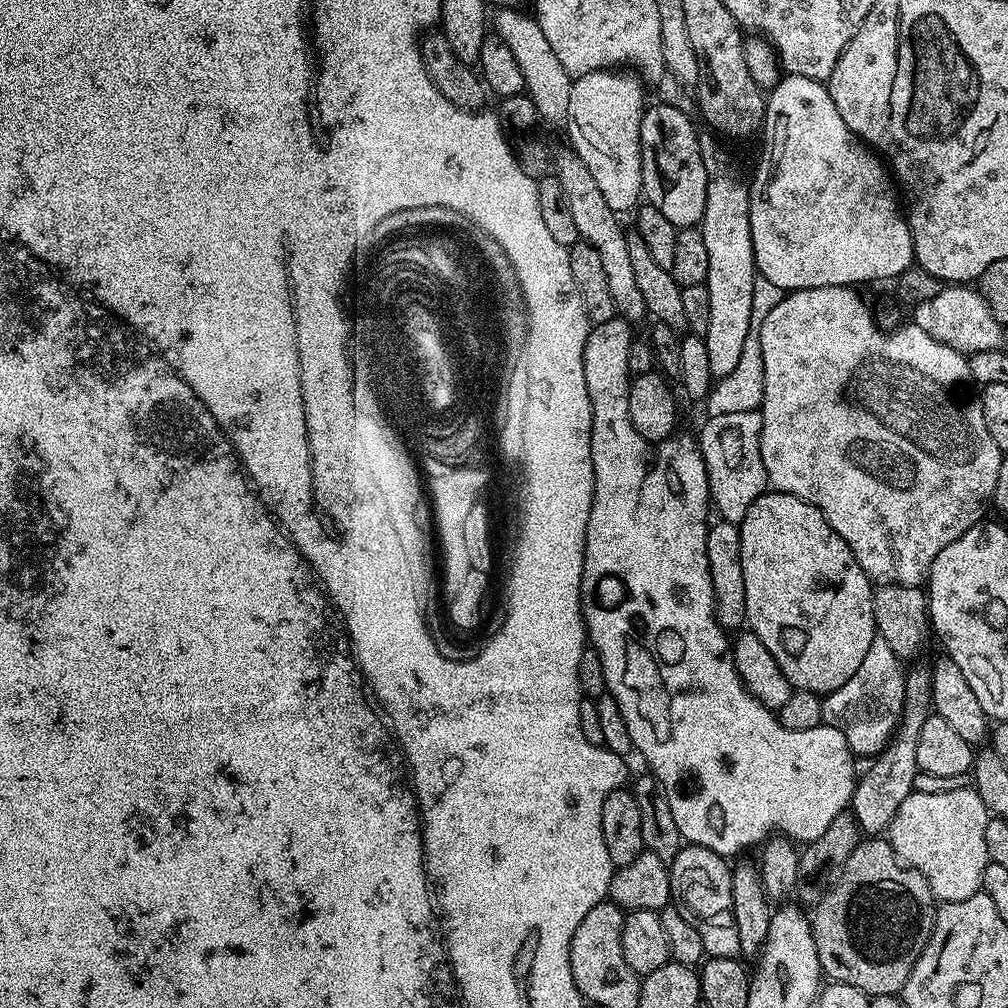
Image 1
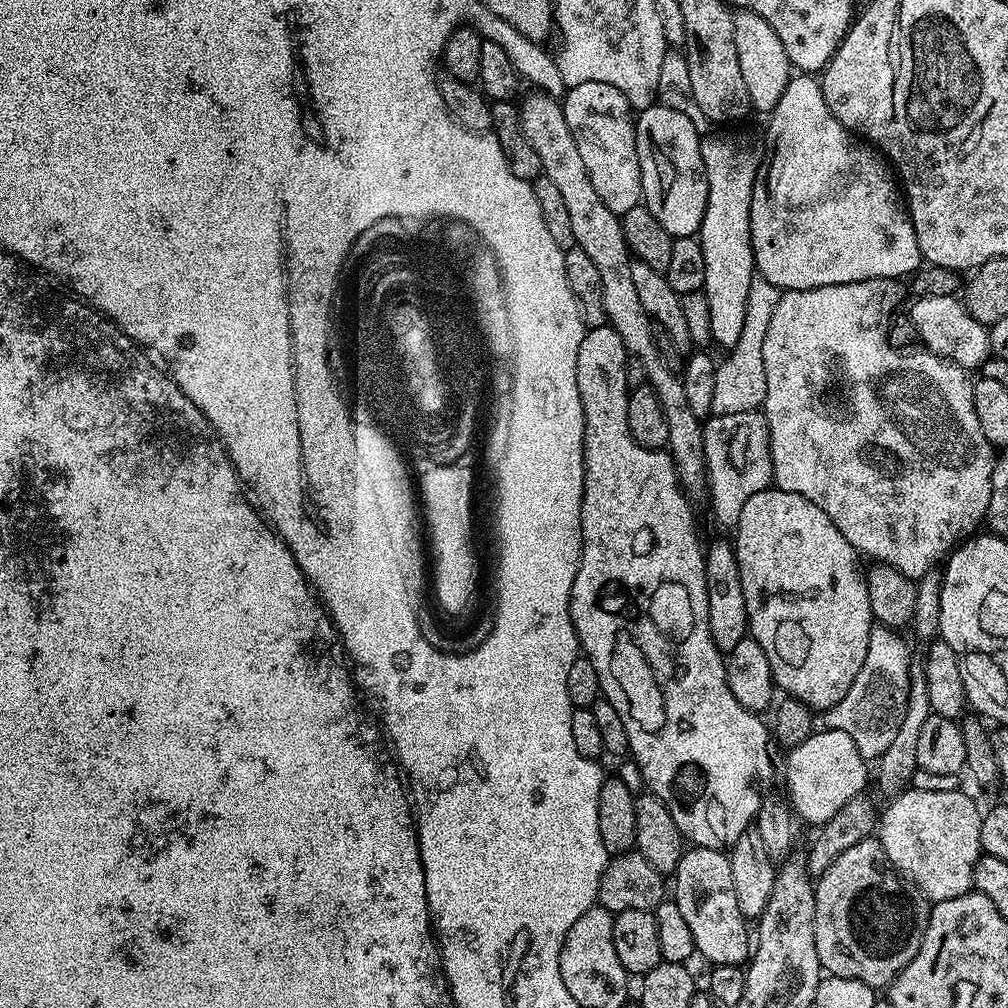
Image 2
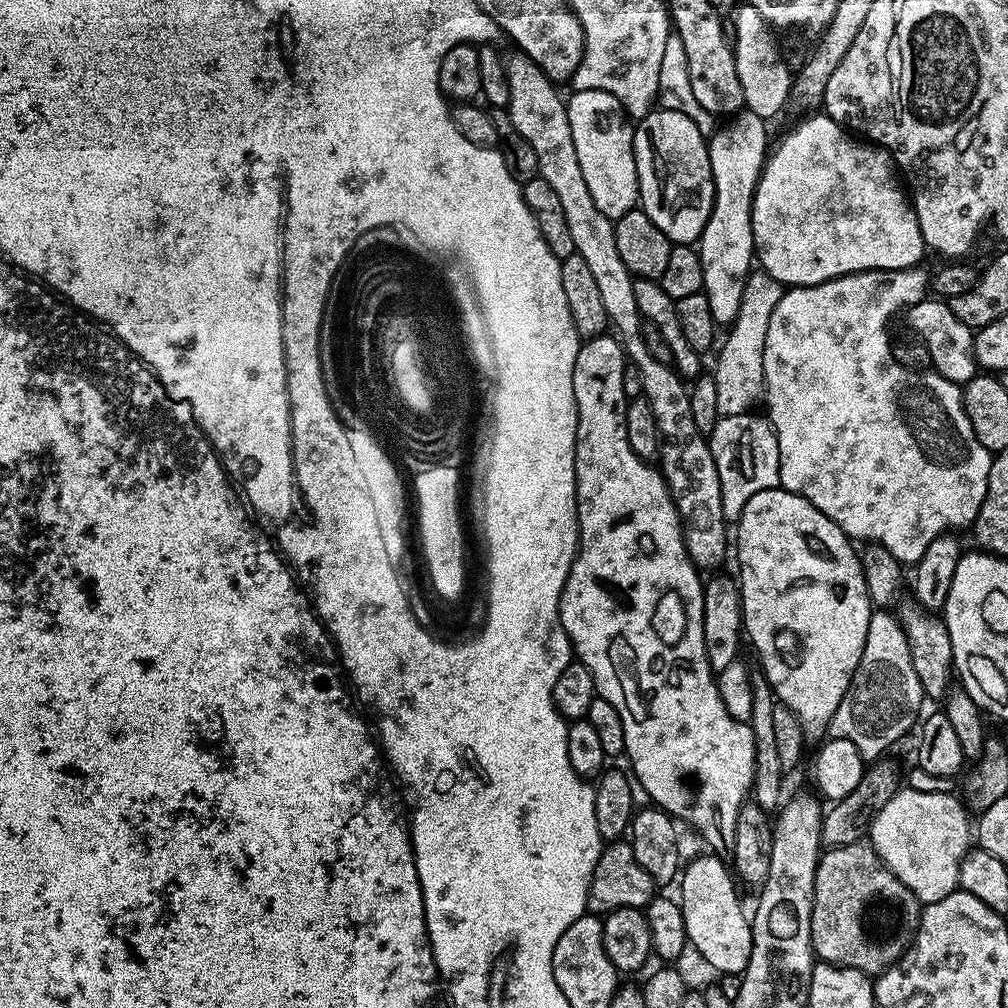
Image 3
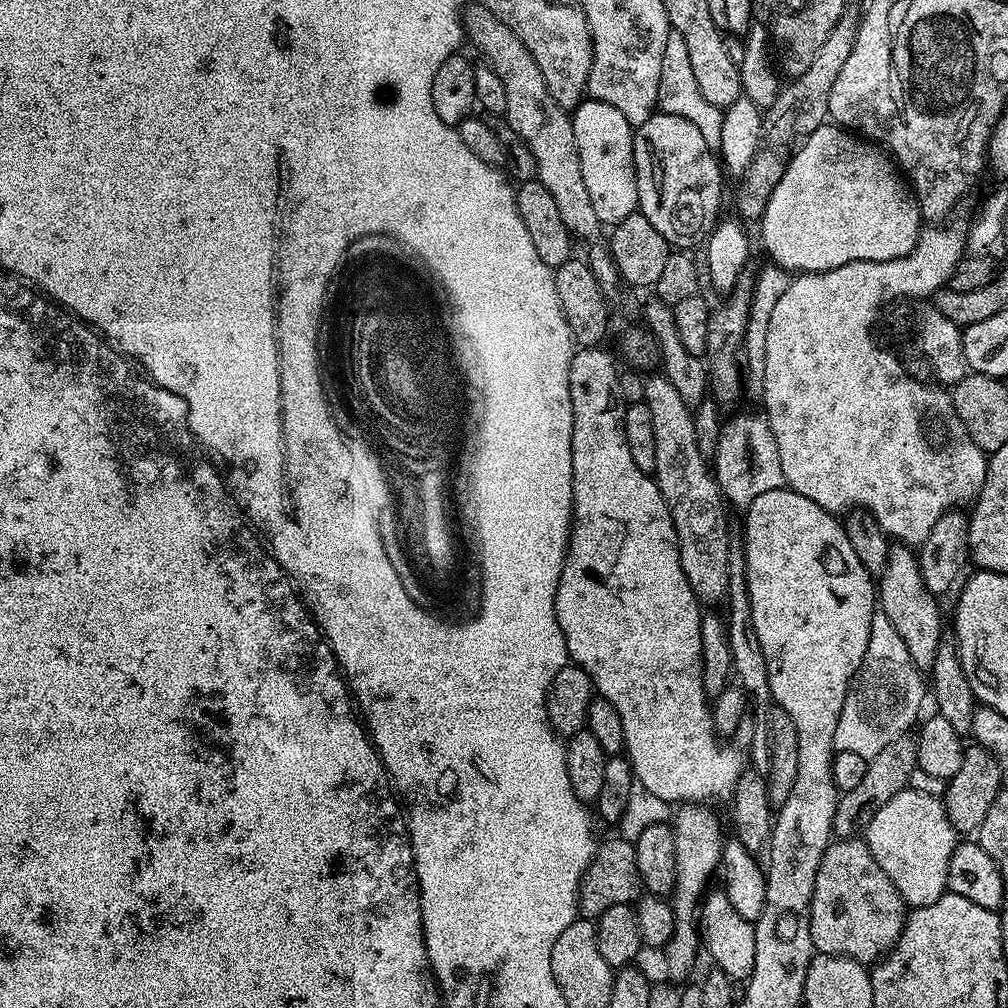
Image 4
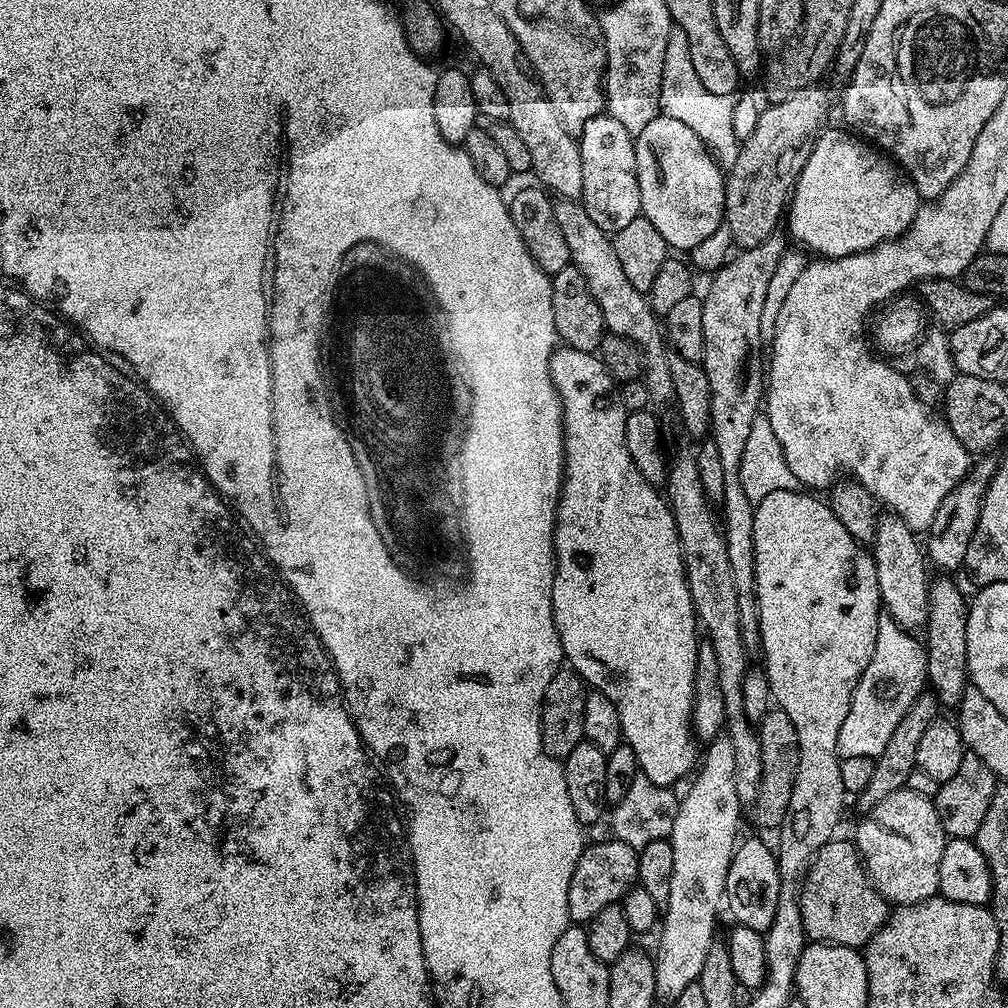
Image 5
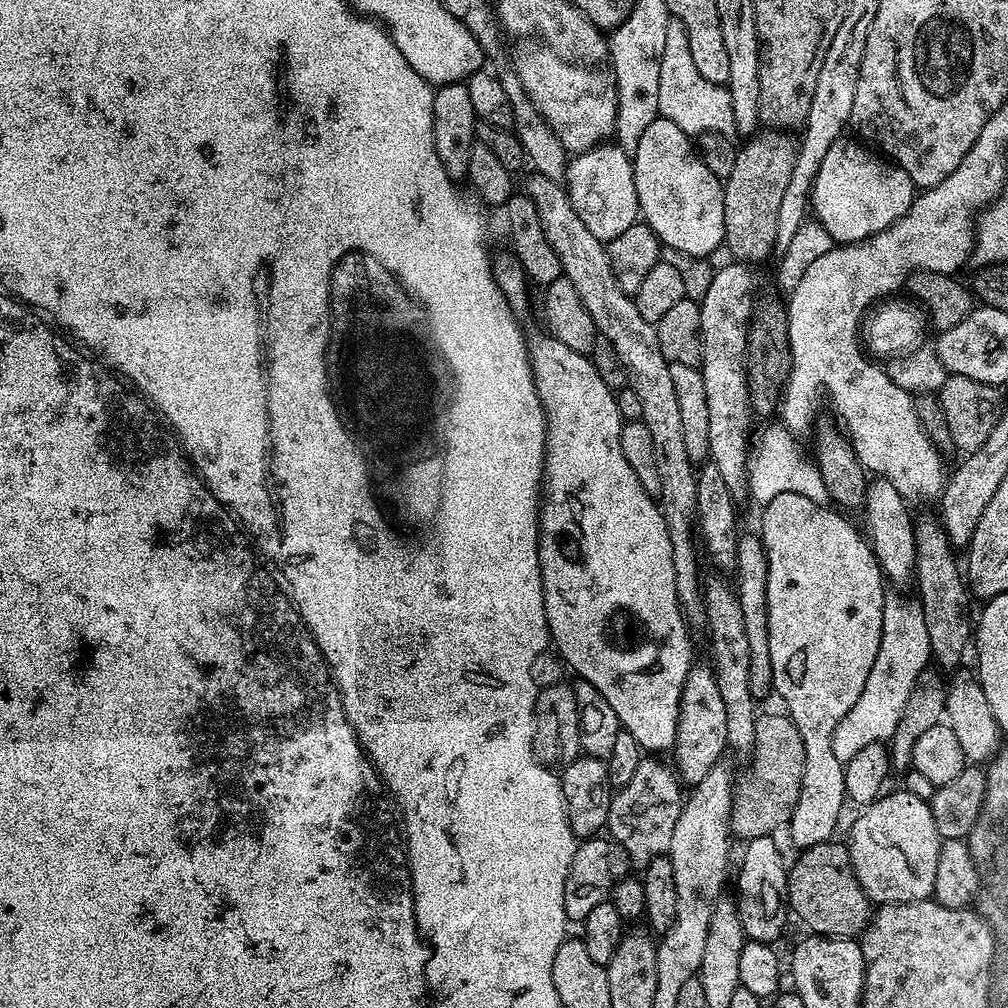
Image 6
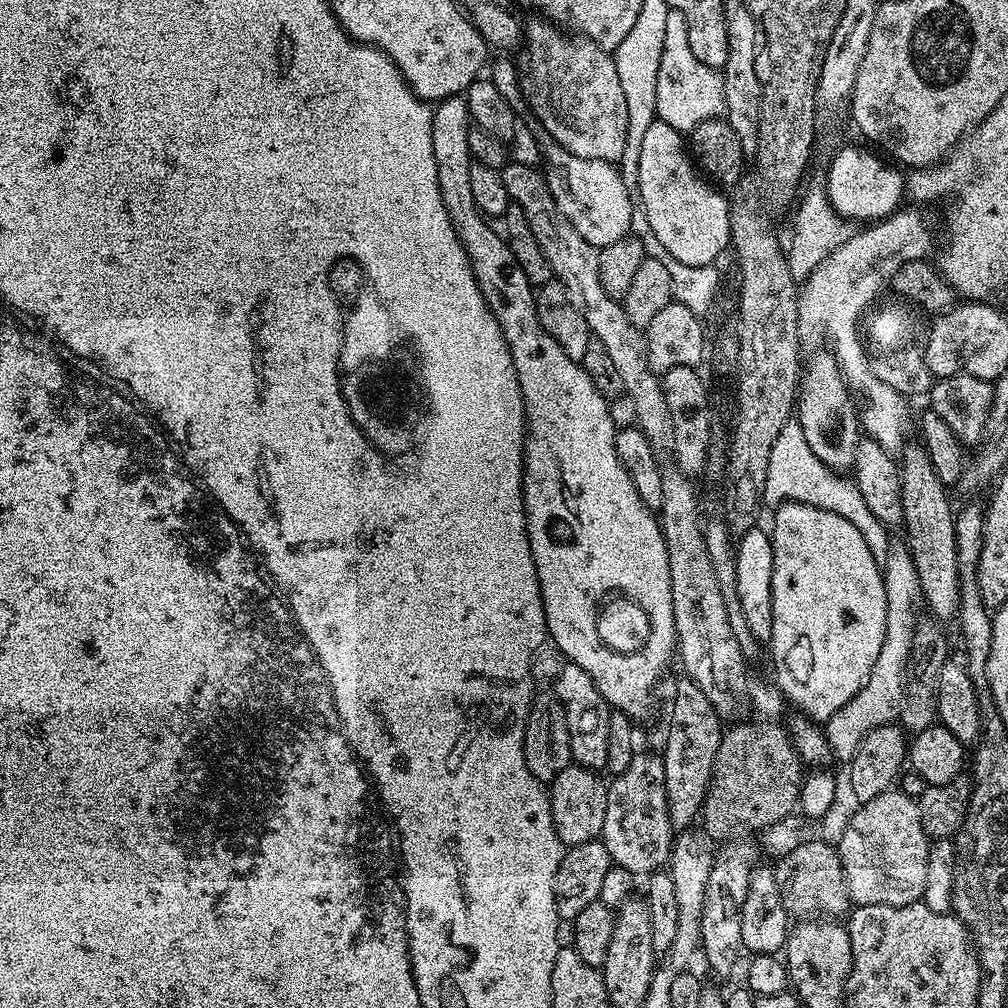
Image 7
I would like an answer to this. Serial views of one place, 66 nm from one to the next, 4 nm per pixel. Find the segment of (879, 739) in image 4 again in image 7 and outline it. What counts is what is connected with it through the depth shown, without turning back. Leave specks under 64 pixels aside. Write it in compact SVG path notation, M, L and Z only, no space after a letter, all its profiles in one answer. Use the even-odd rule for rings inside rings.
M889 543L886 562L882 565L888 613L882 650L878 650L878 662L874 662L874 670L870 670L870 678L862 686L862 690L858 690L858 694L854 694L854 698L850 698L850 702L846 702L846 706L842 706L838 714L831 716L822 728L827 736L831 755L840 762L851 761L866 734L870 734L875 728L893 723L899 717L900 705L904 702L904 678L918 627L917 621L912 621L912 611L918 606L921 607L922 597L918 570L914 570L914 558L907 543L899 543Z

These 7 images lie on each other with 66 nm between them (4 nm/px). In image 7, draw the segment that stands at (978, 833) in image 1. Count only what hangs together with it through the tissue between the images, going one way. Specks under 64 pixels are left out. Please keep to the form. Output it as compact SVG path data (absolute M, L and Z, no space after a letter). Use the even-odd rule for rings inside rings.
M889 790L878 794L878 798L861 804L854 816L850 818L838 843L849 901L856 906L862 904L906 906L917 903L924 894L929 843L930 837L926 835L922 826L919 803L913 797L899 790Z

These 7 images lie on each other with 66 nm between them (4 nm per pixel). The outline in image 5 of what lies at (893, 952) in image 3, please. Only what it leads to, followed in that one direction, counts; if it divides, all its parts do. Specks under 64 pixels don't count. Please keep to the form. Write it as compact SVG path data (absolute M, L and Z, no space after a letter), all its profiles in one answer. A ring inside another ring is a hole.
M833 838L823 844L804 874L799 894L802 926L809 941L841 944L860 950L888 921L890 905L868 879L855 843L851 839L840 839Z

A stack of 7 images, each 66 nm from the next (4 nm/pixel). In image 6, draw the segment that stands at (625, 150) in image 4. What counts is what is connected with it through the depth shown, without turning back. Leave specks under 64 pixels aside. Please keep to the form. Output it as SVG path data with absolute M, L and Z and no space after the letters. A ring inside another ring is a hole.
M605 142L591 148L589 152L581 152L569 163L566 173L566 191L578 218L594 234L594 238L602 241L610 241L618 238L618 234L623 234L630 230L630 226L638 223L640 216L640 199L638 190L634 186L634 170L632 169L632 156L624 152L615 143Z

